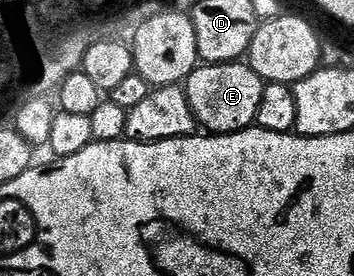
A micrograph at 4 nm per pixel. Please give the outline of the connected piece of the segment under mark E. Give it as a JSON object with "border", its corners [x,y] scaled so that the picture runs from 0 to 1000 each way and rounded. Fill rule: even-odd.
{"border":[[[703,228],[576,232],[542,254],[520,297],[525,351],[537,391],[556,424],[562,453],[585,482],[607,493],[686,478],[695,464],[720,460],[734,399],[734,351],[746,344],[751,293],[706,246]]]}

